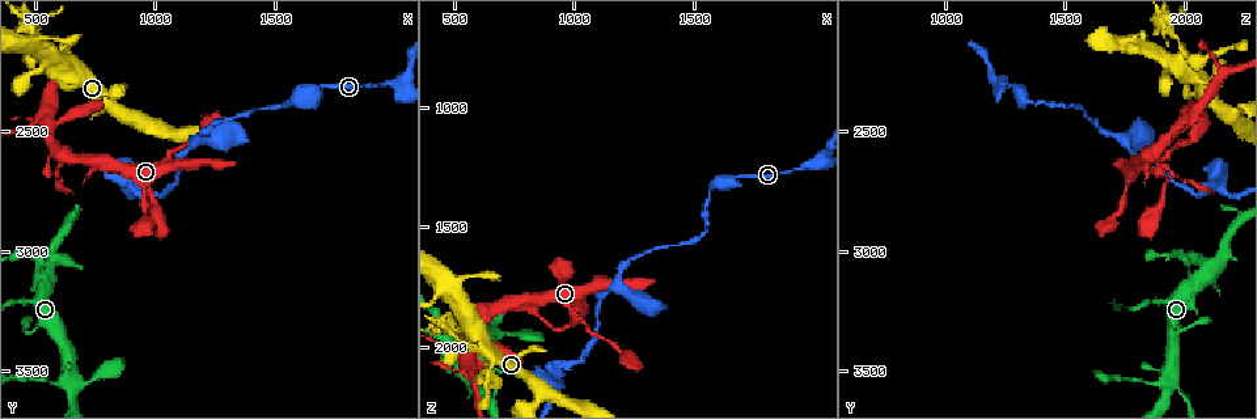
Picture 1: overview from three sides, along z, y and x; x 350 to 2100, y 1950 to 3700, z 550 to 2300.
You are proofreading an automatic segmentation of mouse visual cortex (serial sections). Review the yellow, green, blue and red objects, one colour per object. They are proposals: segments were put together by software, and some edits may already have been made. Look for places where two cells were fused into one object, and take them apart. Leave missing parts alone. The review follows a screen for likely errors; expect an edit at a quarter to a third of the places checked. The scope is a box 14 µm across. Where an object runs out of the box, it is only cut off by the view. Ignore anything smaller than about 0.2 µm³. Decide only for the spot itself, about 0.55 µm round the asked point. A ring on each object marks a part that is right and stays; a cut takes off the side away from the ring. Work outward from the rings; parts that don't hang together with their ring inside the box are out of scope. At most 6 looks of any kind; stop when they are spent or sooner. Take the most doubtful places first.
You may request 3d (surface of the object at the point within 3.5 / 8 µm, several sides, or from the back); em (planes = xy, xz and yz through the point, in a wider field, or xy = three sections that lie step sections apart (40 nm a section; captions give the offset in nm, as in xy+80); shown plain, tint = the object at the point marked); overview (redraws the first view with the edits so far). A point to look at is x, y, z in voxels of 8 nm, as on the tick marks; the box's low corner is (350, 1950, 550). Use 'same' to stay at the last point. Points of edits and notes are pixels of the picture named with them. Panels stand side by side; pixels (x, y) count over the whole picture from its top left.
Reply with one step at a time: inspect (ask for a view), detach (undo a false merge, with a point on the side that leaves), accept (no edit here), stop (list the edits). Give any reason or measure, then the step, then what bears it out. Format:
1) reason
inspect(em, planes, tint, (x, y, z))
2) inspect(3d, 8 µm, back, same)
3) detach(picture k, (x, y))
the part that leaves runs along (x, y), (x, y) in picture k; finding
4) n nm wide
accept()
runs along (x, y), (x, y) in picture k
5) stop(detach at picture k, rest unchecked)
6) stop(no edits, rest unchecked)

abrupt turn
inspect(3d, 3.5 µm, (650, 3540, 1930))

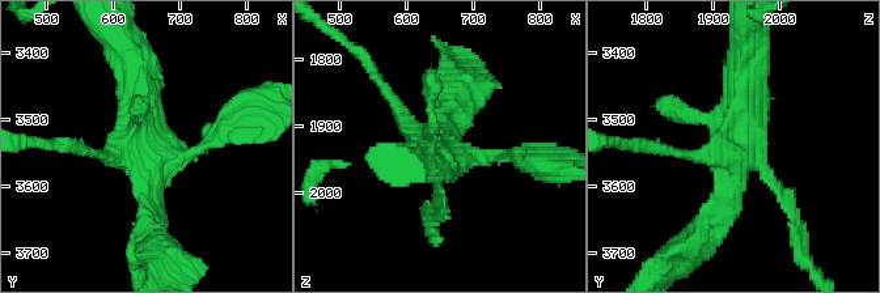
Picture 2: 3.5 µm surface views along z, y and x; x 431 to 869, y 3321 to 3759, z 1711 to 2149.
need the tissue
inspect(em, xy, step 5, tint, (650, 3540, 1940))

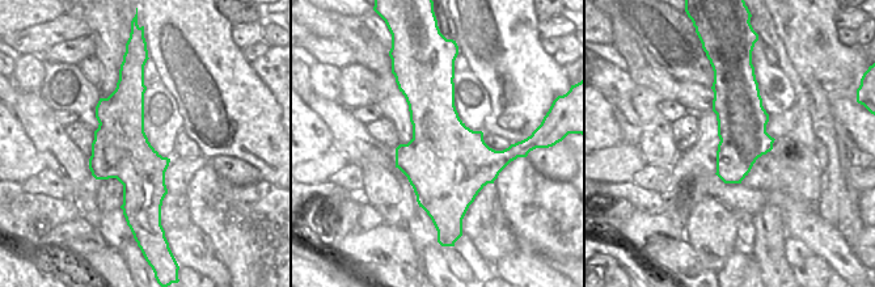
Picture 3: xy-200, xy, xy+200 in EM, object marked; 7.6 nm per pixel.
accept()
runs along (748, 59), (741, 148), (718, 224) in picture 2; continuous, no second cell

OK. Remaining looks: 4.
arms part here
inspect(3d, 3.5 µm, back, (530, 3100, 2020))

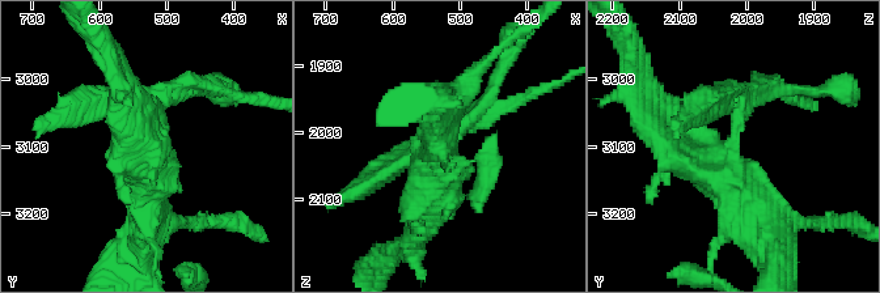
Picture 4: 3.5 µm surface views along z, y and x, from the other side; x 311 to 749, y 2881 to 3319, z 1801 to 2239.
now the EM
inspect(em, xy, step 5, plain, same)

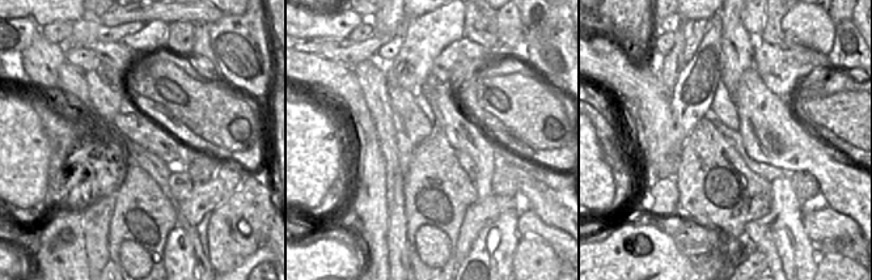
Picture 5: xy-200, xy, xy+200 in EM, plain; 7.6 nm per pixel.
where the object lies
inspect(em, xy, step 5, tint, same)

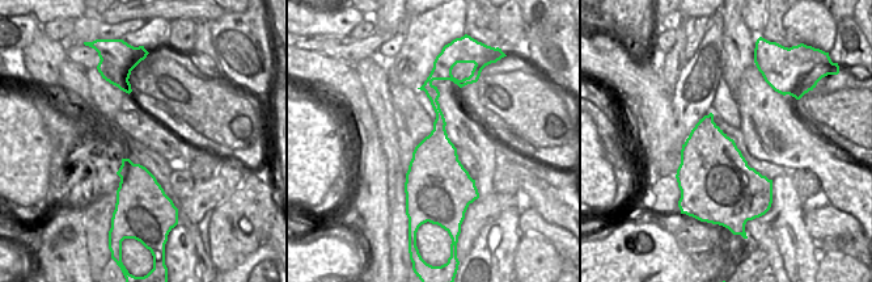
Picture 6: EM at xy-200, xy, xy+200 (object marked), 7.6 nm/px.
detach(picture 4, (396, 168))
the part that leaves runs along (731, 137), (761, 85), (808, 89) in picture 4; a second cell is stuck on

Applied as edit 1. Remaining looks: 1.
stop(detach at picture 4, rest unchecked)

